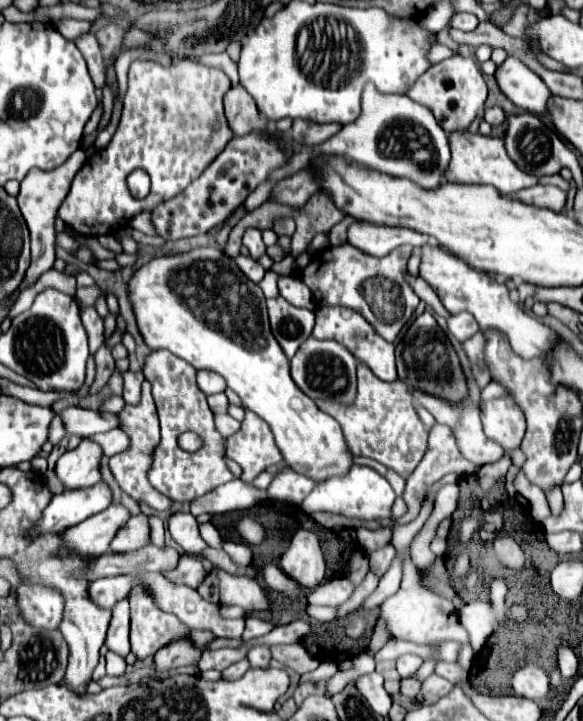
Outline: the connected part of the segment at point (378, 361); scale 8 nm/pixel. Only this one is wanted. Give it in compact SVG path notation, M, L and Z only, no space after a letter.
M335 306L335 308L317 308L317 322L313 328L313 336L319 340L337 340L341 342L345 348L349 348L353 352L355 358L359 358L361 362L365 362L373 374L385 382L395 382L397 380L397 370L395 370L395 356L393 356L393 344L385 342L375 330L373 326L357 312L343 308L343 306Z

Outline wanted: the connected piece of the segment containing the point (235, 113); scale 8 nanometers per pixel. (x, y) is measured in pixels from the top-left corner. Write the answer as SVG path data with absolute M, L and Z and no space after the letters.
M231 88L225 94L225 118L233 136L245 136L249 132L259 132L267 128L267 118L261 116L253 98L241 88Z

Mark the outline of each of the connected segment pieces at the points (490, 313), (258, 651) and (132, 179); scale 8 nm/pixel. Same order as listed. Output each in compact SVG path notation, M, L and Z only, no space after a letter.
M427 244L421 248L419 272L427 280L427 284L437 292L437 296L441 298L447 312L451 312L451 314L461 312L461 310L471 312L481 328L493 328L493 330L507 334L513 350L523 358L551 356L553 338L559 338L559 336L549 326L541 324L537 318L523 314L523 308L511 300L505 284L491 282L491 278L485 272L471 268L459 256L451 254L445 248L433 246L433 244Z
M255 646L249 650L247 660L253 668L267 668L269 666L269 646Z
M133 170L127 176L127 186L135 198L145 198L149 194L149 186L151 186L149 174L145 174L145 170Z

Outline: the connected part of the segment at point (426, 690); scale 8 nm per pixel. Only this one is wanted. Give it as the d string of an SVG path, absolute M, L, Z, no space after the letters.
M433 674L423 682L421 692L417 696L417 700L421 704L435 704L441 696L445 696L451 690L451 682L445 678L433 678Z

